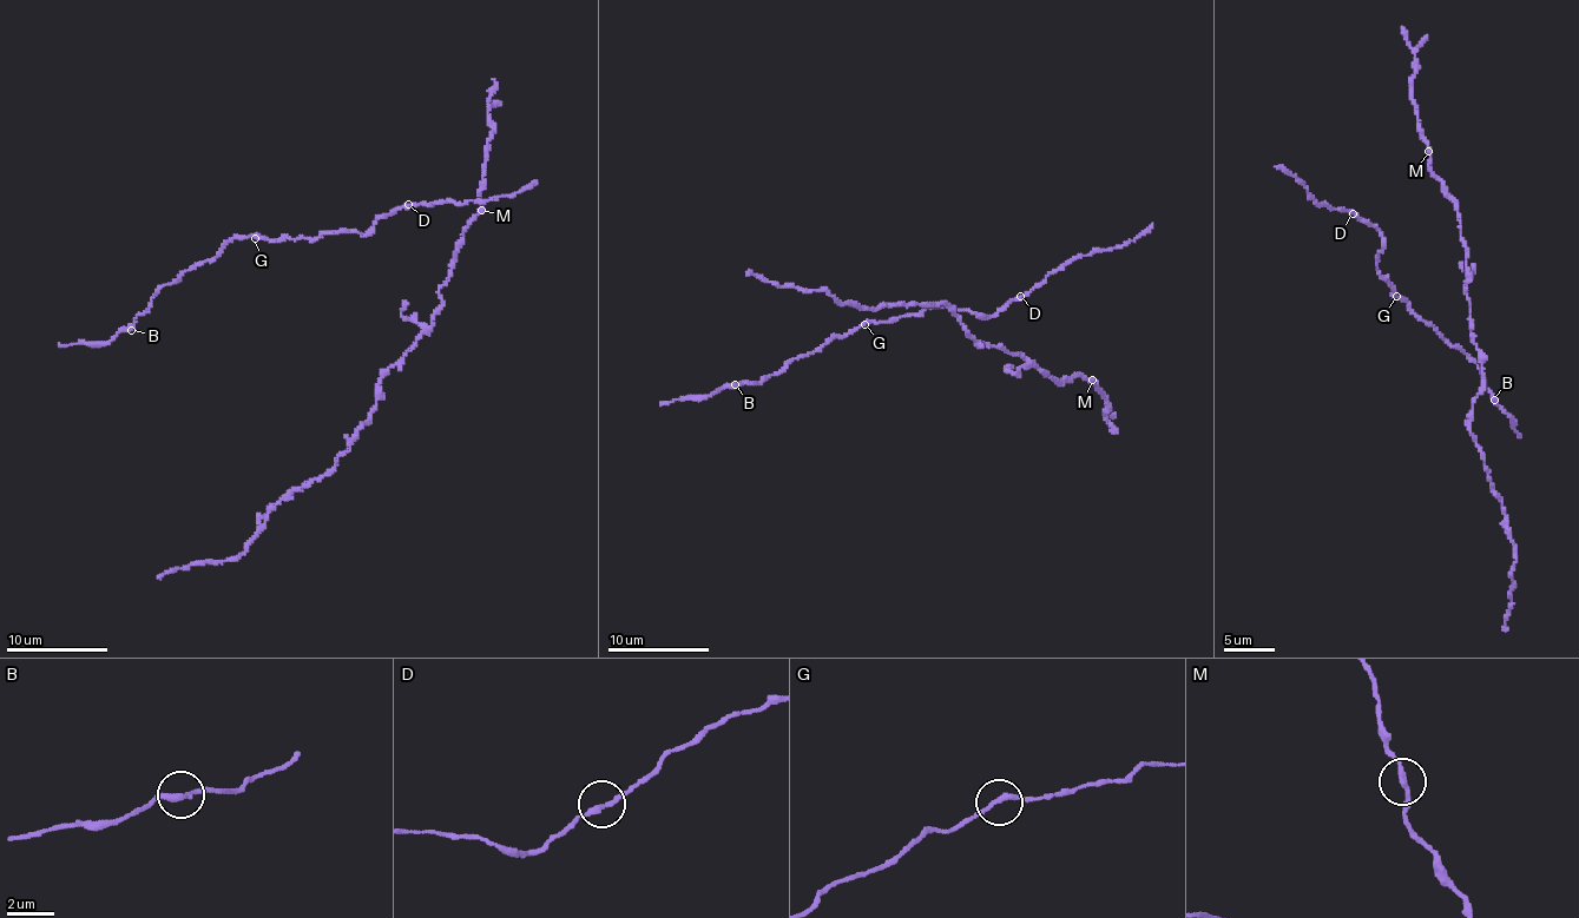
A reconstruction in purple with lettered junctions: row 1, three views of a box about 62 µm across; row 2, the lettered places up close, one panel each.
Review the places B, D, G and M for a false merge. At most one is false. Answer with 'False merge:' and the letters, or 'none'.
False merge: none

